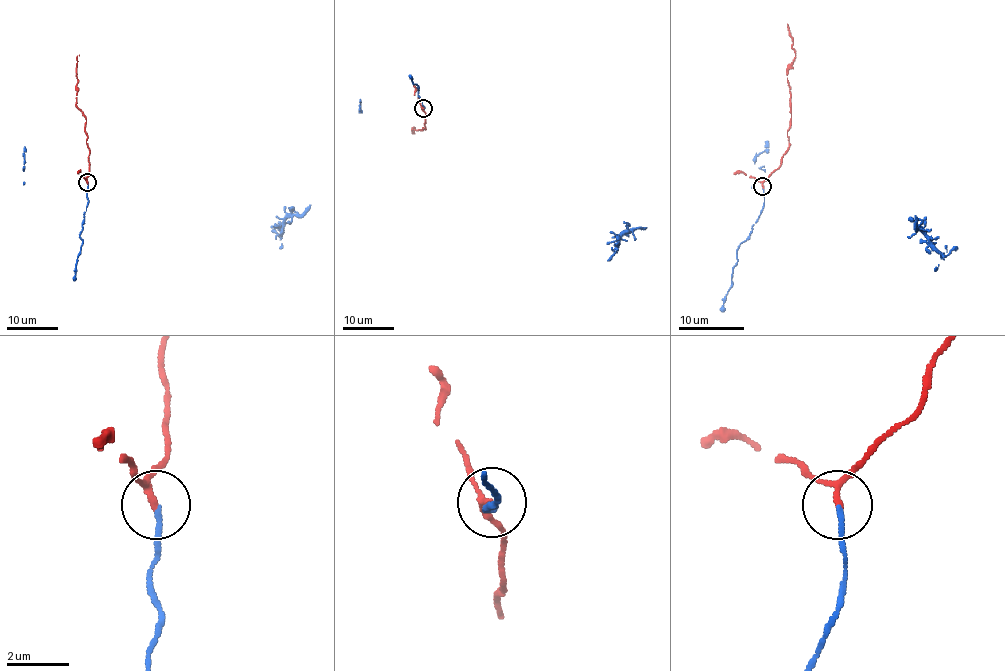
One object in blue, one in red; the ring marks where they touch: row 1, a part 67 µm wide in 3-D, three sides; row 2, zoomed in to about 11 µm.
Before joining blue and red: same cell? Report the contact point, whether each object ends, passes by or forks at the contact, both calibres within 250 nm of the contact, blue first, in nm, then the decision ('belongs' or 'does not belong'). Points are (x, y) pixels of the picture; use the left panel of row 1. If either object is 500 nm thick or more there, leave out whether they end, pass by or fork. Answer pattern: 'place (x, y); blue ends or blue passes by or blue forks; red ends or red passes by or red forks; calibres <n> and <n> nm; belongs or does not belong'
place (87, 182); blue ends; red passes by; calibres 160 and 170 nm; belongs

